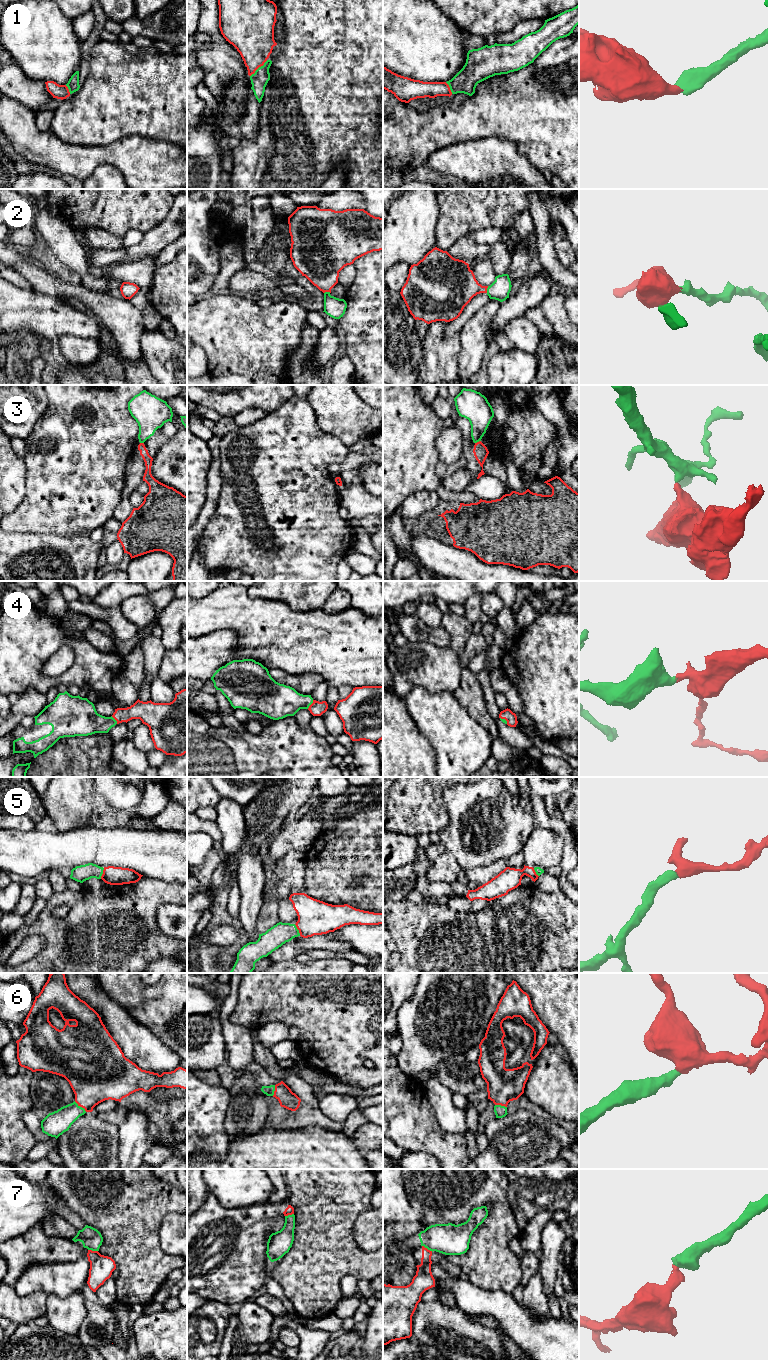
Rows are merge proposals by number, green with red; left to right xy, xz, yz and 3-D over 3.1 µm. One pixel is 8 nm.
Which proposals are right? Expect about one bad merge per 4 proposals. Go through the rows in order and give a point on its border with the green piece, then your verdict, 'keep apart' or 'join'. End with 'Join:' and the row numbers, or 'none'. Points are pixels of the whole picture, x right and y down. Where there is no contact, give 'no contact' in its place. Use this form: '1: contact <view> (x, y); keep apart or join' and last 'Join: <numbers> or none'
1: contact xz (258, 68); join
2: contact yz (487, 289); join
3: contact yz (477, 441); keep apart
4: contact xz (311, 703); join
5: contact xz (298, 930); join
6: contact xy (79, 1106); join
7: contact yz (427, 1248); keep apart
Join: 1, 2, 4, 5, 6

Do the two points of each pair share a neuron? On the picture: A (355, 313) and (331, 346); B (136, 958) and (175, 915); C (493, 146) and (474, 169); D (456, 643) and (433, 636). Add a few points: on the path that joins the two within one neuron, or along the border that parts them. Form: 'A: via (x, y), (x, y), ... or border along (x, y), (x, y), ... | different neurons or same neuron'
A: border along (336, 327), (344, 339) | different neurons
B: border along (158, 906), (157, 925), (163, 932), (176, 939) | different neurons
C: via (491, 152), (480, 163) | same neuron
D: border along (441, 625), (449, 636), (450, 645) | different neurons

